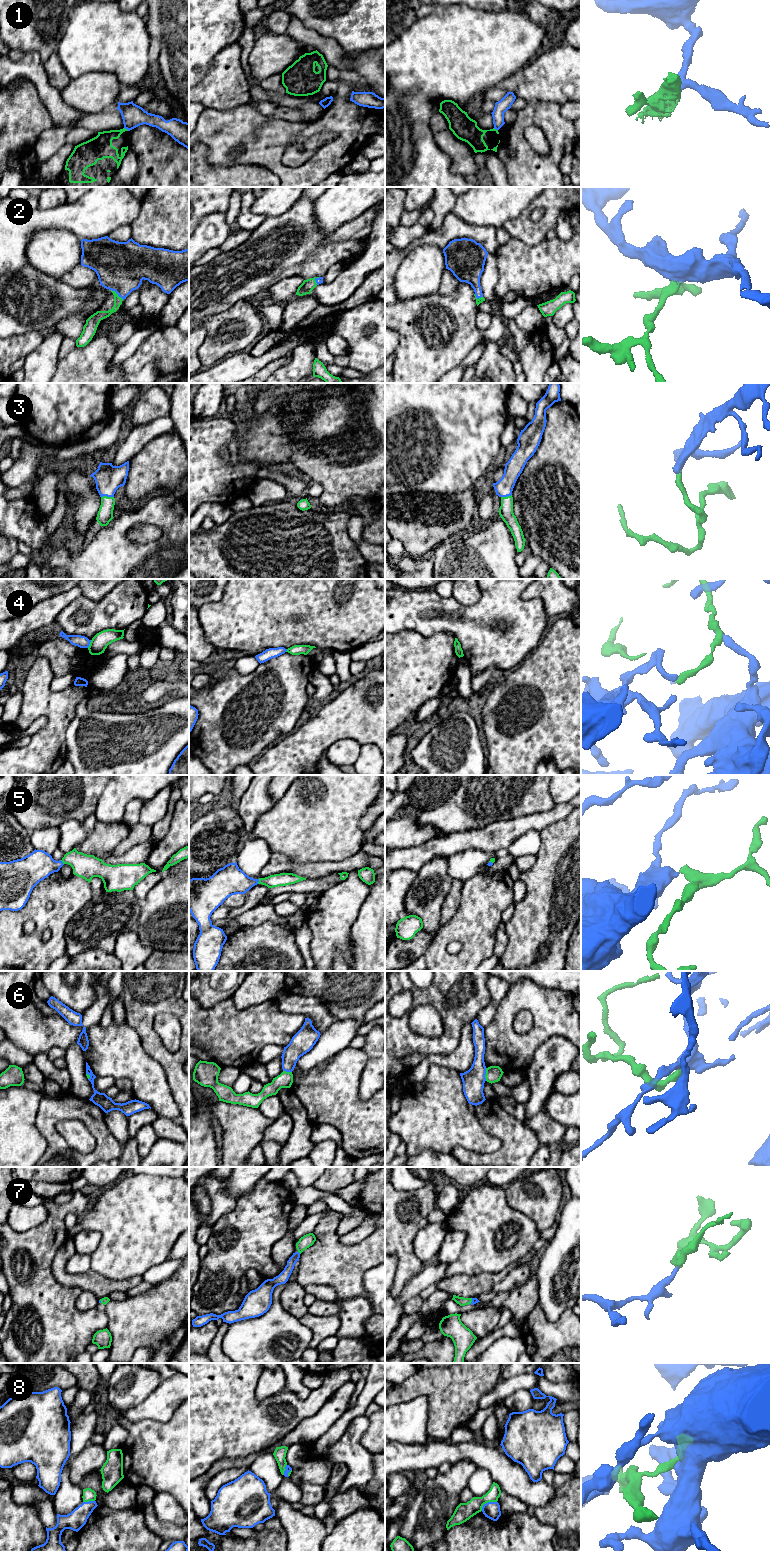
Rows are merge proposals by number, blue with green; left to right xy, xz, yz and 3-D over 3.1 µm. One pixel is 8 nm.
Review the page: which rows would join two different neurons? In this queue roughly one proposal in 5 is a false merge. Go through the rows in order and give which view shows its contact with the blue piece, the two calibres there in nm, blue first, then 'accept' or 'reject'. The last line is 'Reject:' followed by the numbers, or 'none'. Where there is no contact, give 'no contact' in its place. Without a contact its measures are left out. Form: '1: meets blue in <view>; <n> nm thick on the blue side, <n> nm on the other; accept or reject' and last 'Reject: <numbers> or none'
1: meets blue in xy; 180 nm thick on the blue side, 180 nm on the other; reject
2: meets blue in xy; 400 nm thick on the blue side, 80 nm on the other; accept
3: meets blue in xy; 220 nm thick on the blue side, 130 nm on the other; accept
4: meets blue in xy; 100 nm thick on the blue side, 140 nm on the other; reject
5: meets blue in xz; 240 nm thick on the blue side, 110 nm on the other; accept
6: meets blue in yz; 180 nm thick on the blue side, 130 nm on the other; reject
7: meets blue in yz; 50 nm thick on the blue side, 70 nm on the other; accept
8: meets blue in yz; 140 nm thick on the blue side, 140 nm on the other; reject
Reject: 1, 4, 6, 8

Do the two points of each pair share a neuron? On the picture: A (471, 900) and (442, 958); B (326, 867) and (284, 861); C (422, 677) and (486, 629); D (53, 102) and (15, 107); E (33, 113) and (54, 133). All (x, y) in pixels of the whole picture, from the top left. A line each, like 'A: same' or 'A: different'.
A: same
B: same
C: different
D: different
E: different

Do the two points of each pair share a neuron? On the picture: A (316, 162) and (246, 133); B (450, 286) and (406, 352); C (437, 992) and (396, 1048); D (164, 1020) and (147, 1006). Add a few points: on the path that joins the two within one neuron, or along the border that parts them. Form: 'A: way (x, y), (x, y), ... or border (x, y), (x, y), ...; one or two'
A: way (299, 172), (285, 172), (263, 150); one
B: border (459, 281), (451, 292), (438, 293); two
C: way (448, 1015), (448, 1033), (436, 1045), (419, 1047); one
D: border (178, 1018), (158, 1013), (153, 1029); two

